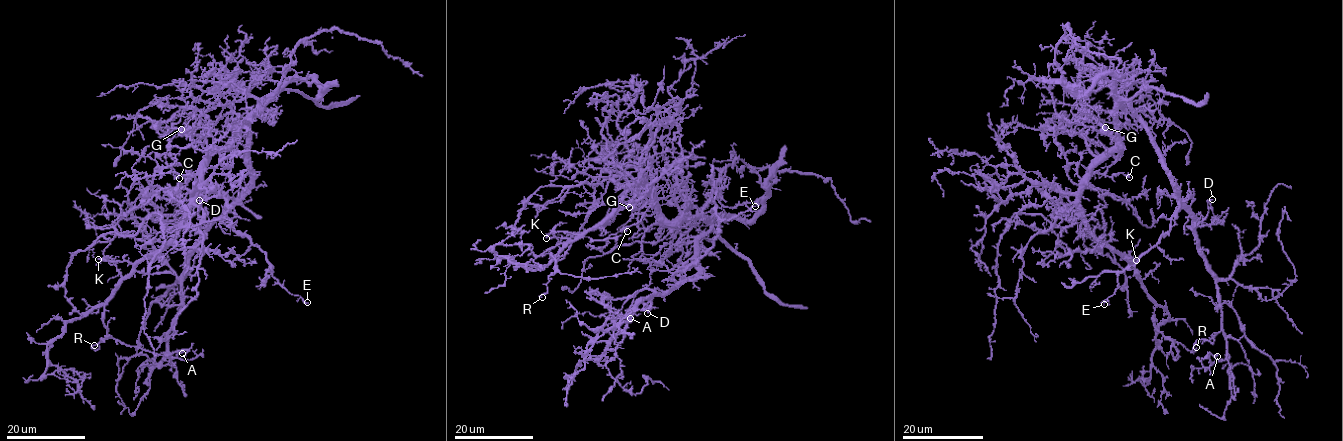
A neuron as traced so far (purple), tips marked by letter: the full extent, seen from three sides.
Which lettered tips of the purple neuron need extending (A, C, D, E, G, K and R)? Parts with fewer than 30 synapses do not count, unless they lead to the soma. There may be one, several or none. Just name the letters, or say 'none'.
K

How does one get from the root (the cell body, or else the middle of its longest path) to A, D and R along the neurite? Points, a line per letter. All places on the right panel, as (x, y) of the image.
A: (1117, 119), (1124, 101), (1193, 222), (1227, 340), (1226, 358), (1217, 356)
D: (1117, 119), (1117, 108), (1124, 101), (1145, 127), (1195, 227), (1206, 215), (1207, 203), (1212, 199)
R: (1117, 119), (1120, 145), (1092, 171), (1080, 214), (1132, 266), (1155, 306), (1154, 325), (1192, 352), (1196, 347)

